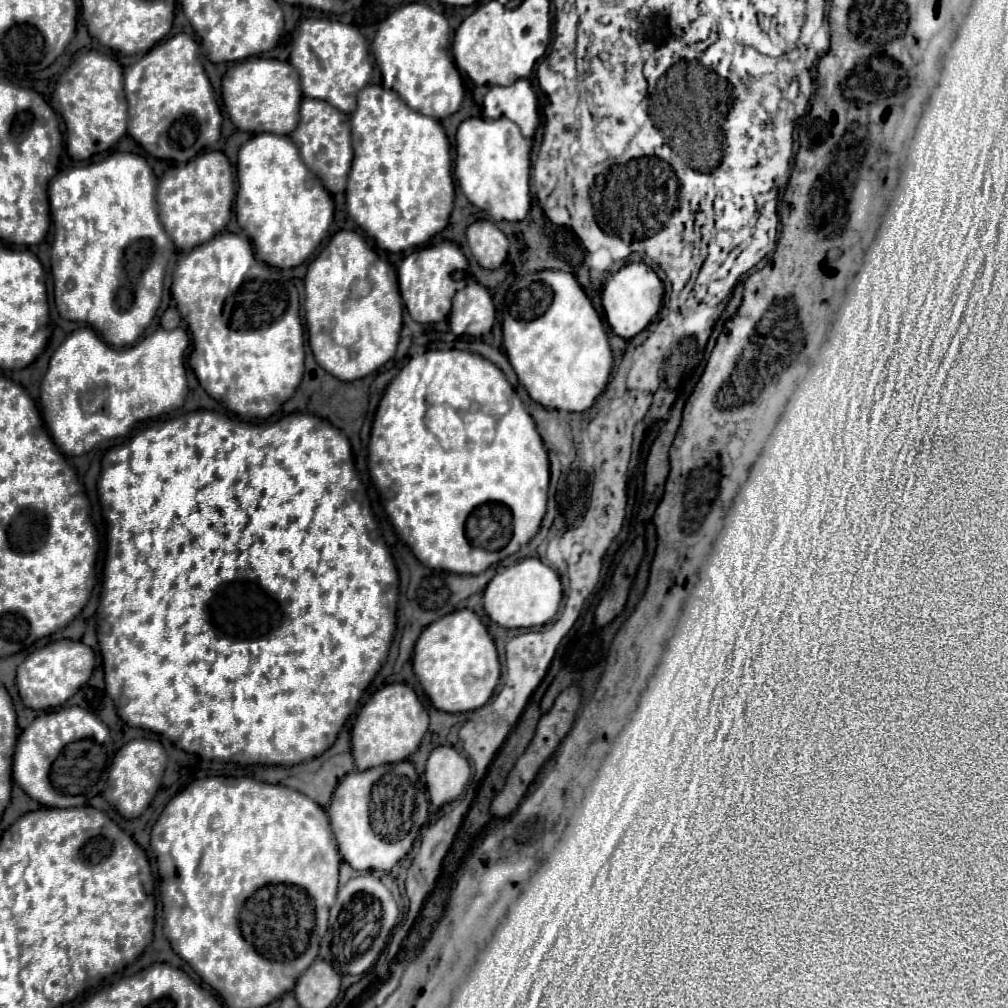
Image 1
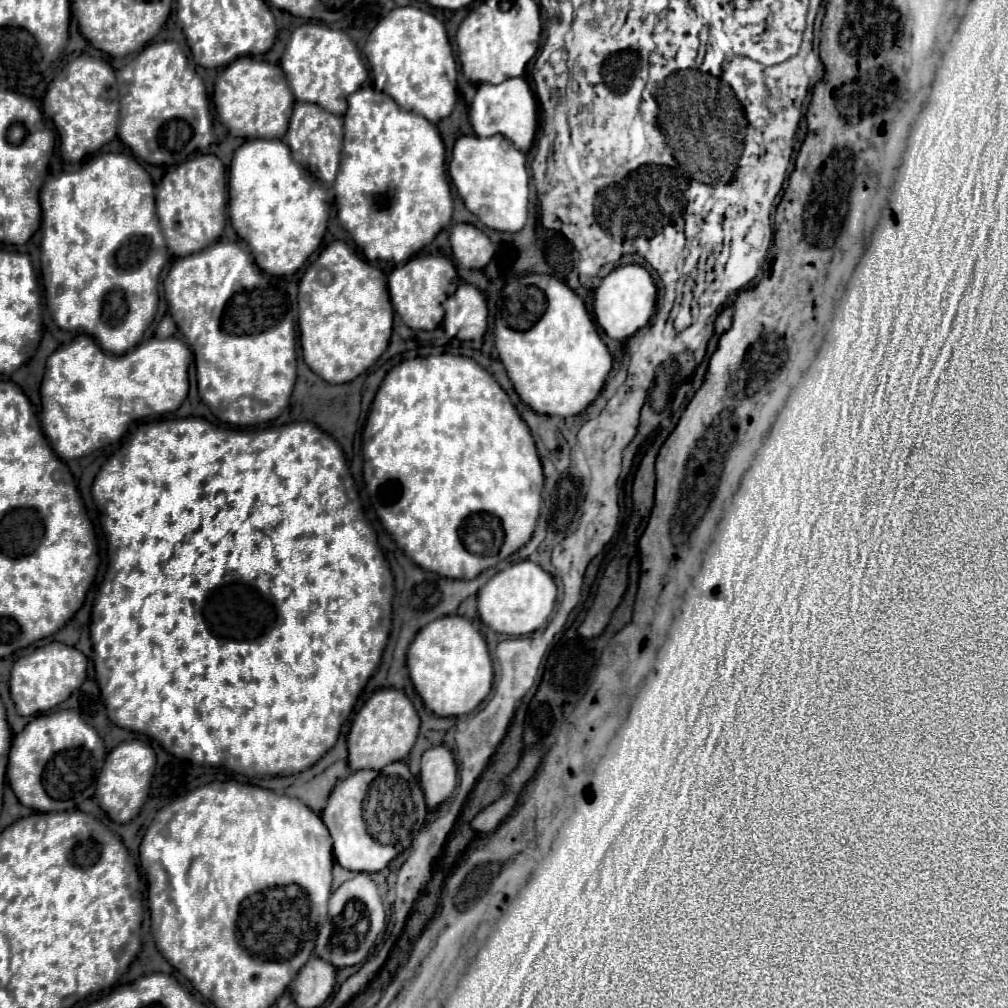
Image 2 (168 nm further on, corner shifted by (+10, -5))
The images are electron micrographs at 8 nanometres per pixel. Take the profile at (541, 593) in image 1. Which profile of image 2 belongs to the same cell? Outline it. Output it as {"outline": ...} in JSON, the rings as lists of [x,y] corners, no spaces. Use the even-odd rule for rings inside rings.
{"outline":[[[530,559],[510,565],[508,569],[496,573],[480,591],[478,591],[478,615],[480,619],[496,633],[506,635],[530,635],[542,627],[554,609],[556,601],[556,583],[548,571]]]}

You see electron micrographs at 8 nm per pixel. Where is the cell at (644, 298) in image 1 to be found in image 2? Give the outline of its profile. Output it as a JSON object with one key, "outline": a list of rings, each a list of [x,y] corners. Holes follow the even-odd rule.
{"outline":[[[642,265],[616,267],[608,277],[602,279],[594,297],[596,321],[612,339],[628,339],[638,329],[642,329],[650,321],[654,307],[656,307],[656,285]]]}

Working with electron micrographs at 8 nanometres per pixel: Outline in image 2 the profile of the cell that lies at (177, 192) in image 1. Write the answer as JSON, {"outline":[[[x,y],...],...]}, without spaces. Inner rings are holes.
{"outline":[[[213,154],[194,155],[166,173],[156,191],[156,213],[172,255],[184,257],[220,239],[226,225],[226,169]]]}

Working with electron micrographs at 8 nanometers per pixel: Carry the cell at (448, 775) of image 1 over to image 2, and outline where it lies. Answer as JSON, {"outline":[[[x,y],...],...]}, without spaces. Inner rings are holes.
{"outline":[[[438,745],[422,755],[420,781],[428,807],[438,807],[442,801],[446,801],[456,787],[456,779],[456,763],[450,749]]]}

